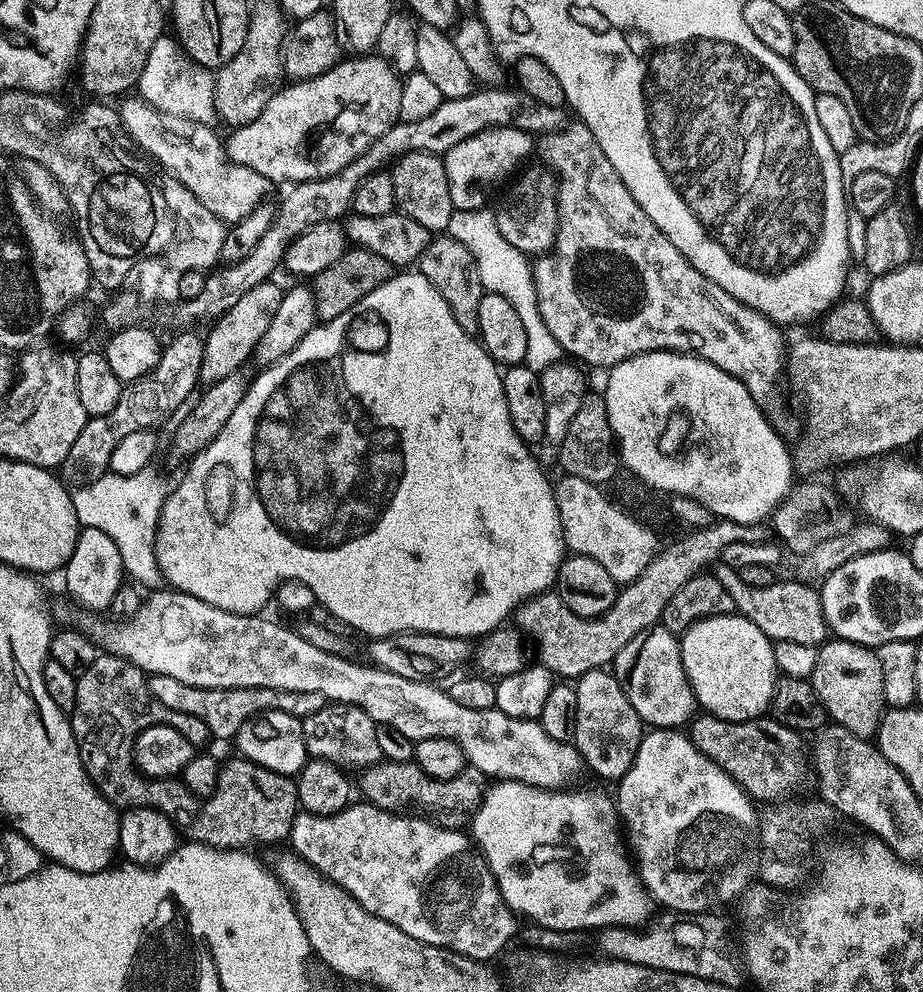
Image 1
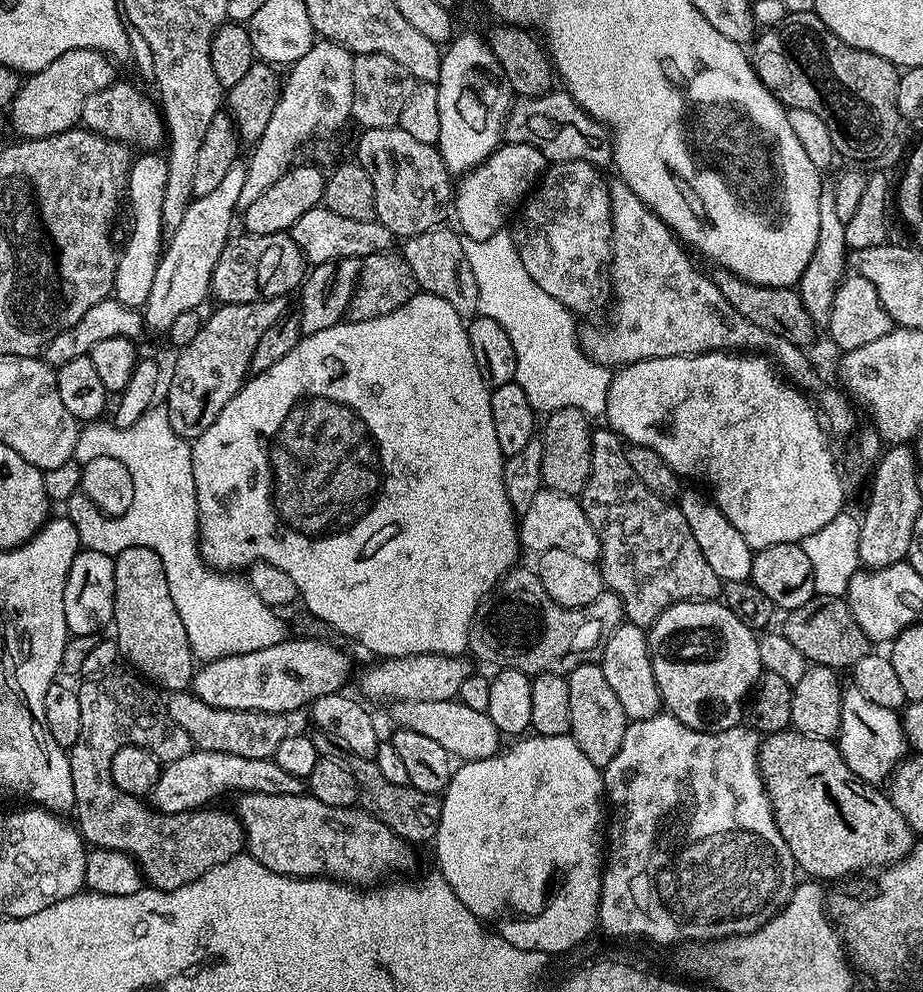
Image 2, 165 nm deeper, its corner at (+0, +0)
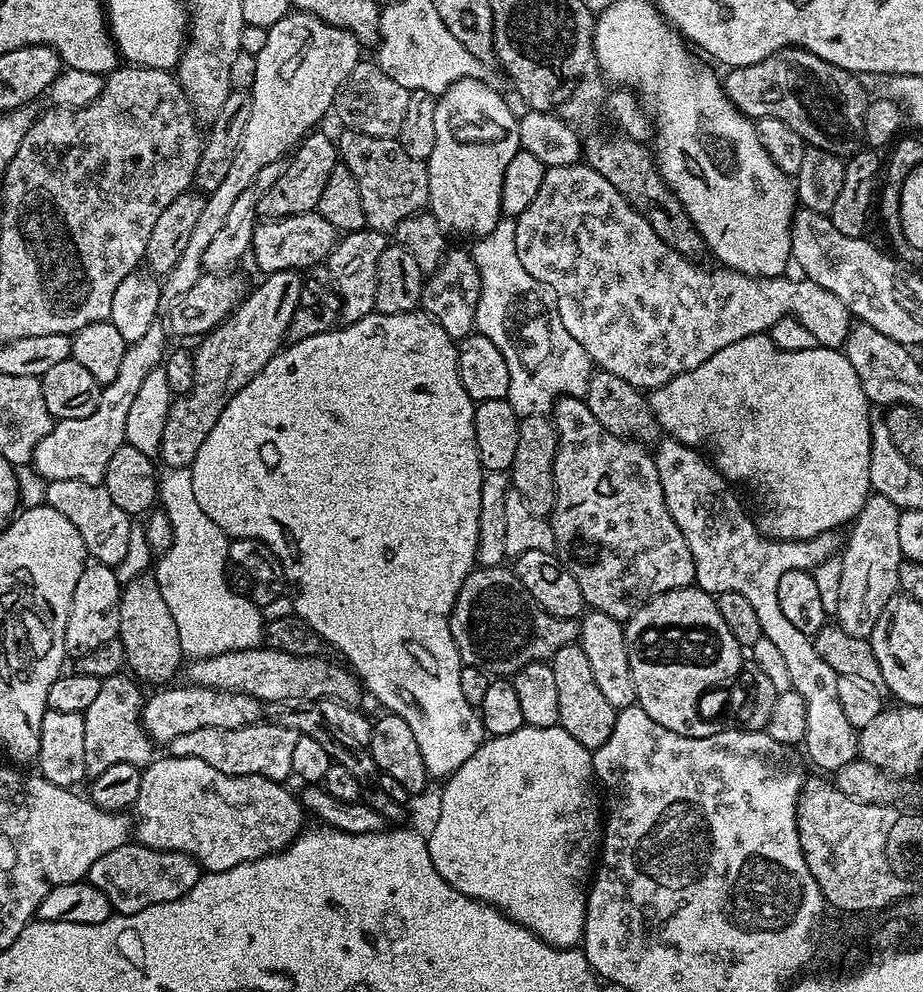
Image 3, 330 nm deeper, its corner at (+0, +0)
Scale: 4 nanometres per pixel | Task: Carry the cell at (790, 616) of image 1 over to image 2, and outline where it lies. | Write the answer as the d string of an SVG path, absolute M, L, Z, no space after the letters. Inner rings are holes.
M813 596L806 606L793 608L782 625L782 631L790 642L794 642L797 650L802 650L804 657L812 664L821 664L833 670L851 669L858 658L868 655L870 641L868 635L854 622L854 614L850 614L847 599L839 596Z

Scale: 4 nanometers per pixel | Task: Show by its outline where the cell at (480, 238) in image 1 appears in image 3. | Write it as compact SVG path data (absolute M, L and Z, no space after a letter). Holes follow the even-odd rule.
M502 218L496 223L494 230L490 230L490 234L479 237L473 244L476 245L471 245L470 251L480 275L475 331L490 338L490 342L494 342L498 350L502 350L502 358L506 358L506 367L510 369L510 390L507 399L516 415L521 418L542 416L551 413L552 405L561 396L583 398L592 381L592 359L588 357L586 350L582 350L582 346L578 346L576 339L567 332L566 326L562 326L556 297L553 296L551 288L545 288L542 282L532 277L526 266L522 266L522 258L518 258L516 245L515 219Z

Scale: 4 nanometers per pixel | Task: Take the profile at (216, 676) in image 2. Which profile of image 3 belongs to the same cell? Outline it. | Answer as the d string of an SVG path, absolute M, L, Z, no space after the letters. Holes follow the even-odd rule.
M188 682L185 688L164 686L151 697L145 699L143 706L143 726L157 745L167 746L174 738L190 734L194 730L207 728L241 728L255 724L261 719L262 704L253 696L241 692L227 692L221 688L200 688Z

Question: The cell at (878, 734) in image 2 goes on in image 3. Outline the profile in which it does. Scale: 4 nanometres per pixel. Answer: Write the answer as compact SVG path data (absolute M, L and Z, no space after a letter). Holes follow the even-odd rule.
M664 438L655 445L654 459L658 466L658 478L662 482L666 506L670 510L674 522L678 522L678 530L682 530L682 534L686 538L686 546L690 546L690 554L694 558L695 587L713 594L722 592L742 594L742 598L748 599L750 606L754 606L754 610L758 613L758 622L762 622L764 636L770 638L770 642L774 642L774 646L778 646L782 658L786 661L792 691L797 692L806 702L806 734L802 741L803 751L806 756L806 751L808 751L807 759L809 761L812 759L821 768L817 768L821 773L835 774L839 768L846 766L846 762L857 759L858 732L842 710L842 702L836 693L838 676L835 670L820 657L813 637L802 634L802 630L794 630L794 626L788 621L786 614L782 614L782 606L778 606L778 582L782 578L782 574L786 574L790 570L815 569L841 547L841 537L839 540L836 532L823 532L821 536L815 536L809 540L774 540L772 537L764 535L760 531L757 521L751 520L744 513L739 498L732 493L733 485L725 480L724 475L697 449L686 446L677 440Z

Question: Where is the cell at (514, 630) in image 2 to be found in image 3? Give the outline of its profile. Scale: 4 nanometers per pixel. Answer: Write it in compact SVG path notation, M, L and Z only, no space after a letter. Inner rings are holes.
M475 567L462 582L458 598L454 602L450 622L450 634L463 666L479 666L482 671L496 678L511 677L522 666L535 660L551 661L559 648L577 643L580 625L576 620L563 620L546 610L533 607L532 617L525 626L525 636L520 633L520 579L511 567Z

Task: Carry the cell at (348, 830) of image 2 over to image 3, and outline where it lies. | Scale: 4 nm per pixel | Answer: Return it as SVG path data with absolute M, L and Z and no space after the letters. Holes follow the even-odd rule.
M171 754L165 755L165 760L153 759L152 763L140 774L140 785L138 786L138 798L134 805L134 836L139 843L148 848L153 848L159 852L181 852L192 857L205 873L225 872L239 864L254 862L258 858L266 858L277 852L283 852L296 841L296 837L305 831L306 813L299 799L292 796L284 789L285 785L278 780L271 780L265 776L231 776L222 774L222 770L214 770L214 766L209 766L207 762L202 762L202 758L178 758Z

